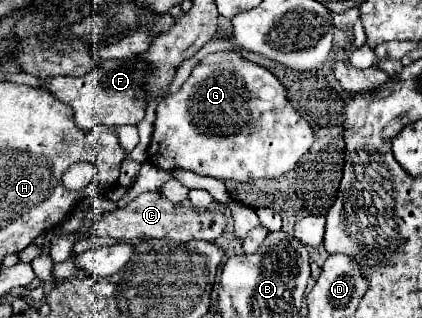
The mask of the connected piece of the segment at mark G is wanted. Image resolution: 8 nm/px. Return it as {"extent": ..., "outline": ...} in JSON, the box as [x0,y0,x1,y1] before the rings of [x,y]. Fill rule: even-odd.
{"extent":[148,52,314,182],"outline":[[[216,52],[200,60],[182,88],[158,104],[154,134],[148,146],[148,160],[162,170],[186,168],[200,176],[248,182],[256,178],[280,178],[288,174],[312,148],[312,144],[314,130],[294,108],[288,90],[270,70],[242,58],[238,52]]]}

